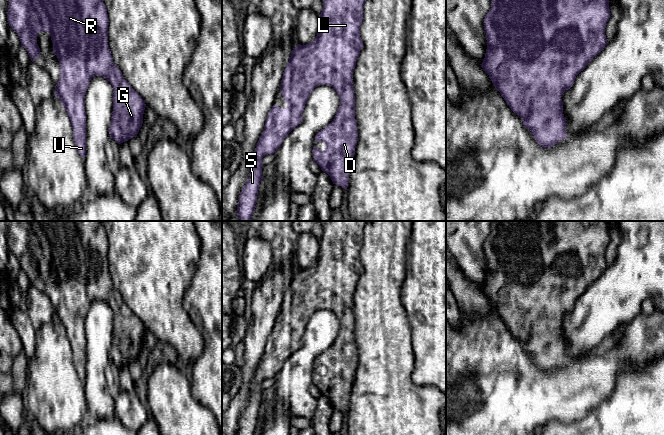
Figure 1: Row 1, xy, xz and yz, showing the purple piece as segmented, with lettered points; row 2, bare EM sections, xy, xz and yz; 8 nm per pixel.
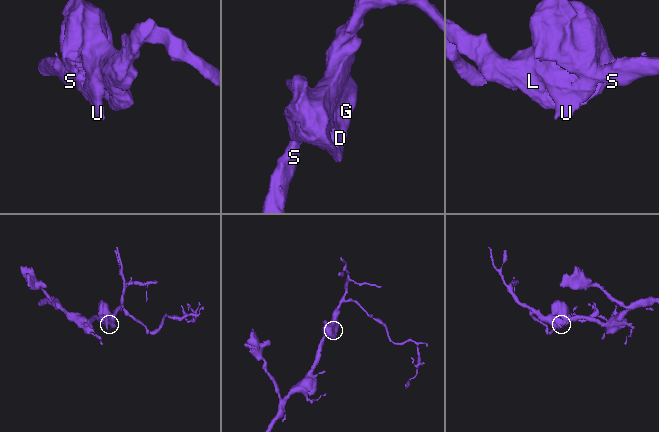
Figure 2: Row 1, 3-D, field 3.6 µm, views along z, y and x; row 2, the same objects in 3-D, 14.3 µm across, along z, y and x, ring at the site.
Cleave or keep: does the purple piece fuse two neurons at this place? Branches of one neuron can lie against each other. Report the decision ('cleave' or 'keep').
keep

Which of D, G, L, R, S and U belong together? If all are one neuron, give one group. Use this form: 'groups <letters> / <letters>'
groups D G L R S U

